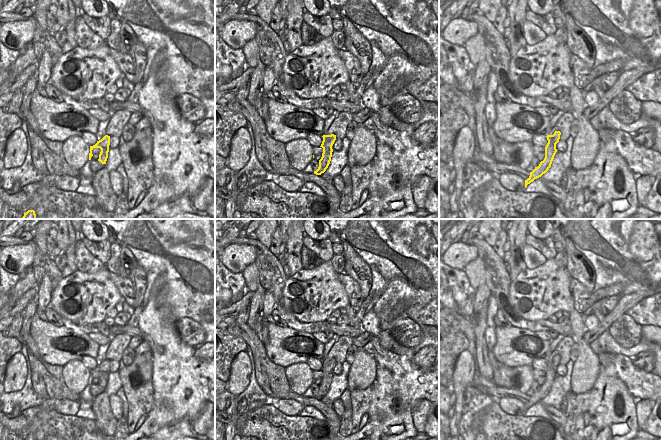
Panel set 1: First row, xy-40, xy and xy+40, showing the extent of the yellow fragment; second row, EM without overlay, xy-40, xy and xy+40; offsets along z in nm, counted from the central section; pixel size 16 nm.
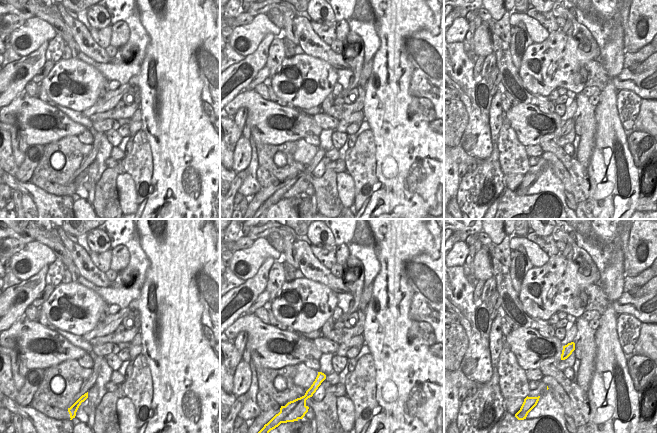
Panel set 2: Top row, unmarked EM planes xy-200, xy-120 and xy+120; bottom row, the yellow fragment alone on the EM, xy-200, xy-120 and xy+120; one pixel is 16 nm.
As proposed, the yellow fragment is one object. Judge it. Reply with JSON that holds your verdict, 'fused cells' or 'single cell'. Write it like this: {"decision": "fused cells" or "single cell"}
{"decision": "fused cells"}

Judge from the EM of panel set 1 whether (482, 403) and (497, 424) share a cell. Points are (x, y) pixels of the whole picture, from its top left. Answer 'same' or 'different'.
different

